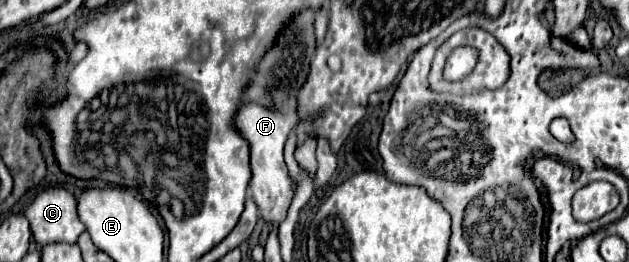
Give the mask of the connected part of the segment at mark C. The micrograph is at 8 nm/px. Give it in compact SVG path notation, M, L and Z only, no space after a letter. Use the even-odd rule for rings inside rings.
M48 186L26 208L30 230L40 246L50 242L74 244L84 232L84 224L76 212L76 198L66 188Z

